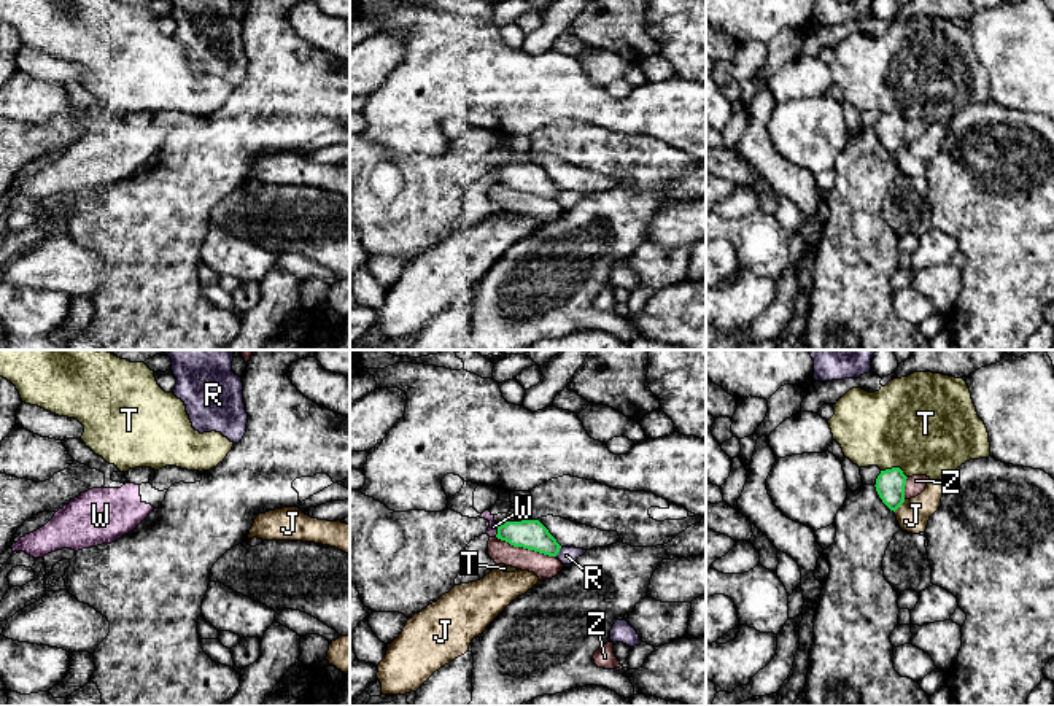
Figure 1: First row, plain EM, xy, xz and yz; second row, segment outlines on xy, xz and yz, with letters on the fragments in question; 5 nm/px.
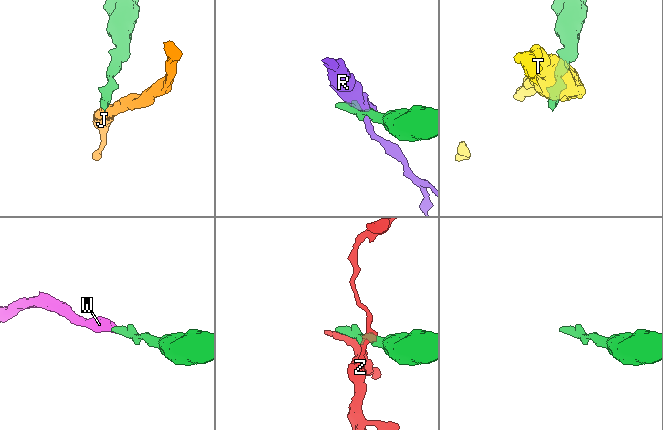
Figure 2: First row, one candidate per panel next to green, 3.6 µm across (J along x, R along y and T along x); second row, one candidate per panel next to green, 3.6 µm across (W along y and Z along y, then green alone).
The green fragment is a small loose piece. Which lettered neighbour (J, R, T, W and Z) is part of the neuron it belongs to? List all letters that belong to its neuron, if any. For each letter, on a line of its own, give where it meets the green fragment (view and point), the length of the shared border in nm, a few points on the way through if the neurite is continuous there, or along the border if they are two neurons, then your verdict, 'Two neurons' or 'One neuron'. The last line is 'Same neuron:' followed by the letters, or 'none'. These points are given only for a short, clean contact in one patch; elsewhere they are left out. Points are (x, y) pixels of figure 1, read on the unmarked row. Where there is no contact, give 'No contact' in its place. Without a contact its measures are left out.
J: Touches green at yz (898, 150). Shared border 90 nm. Boundary: yz (905, 143), (894, 155). Two neurons
R: Touches green at xz (558, 194). Shared border 60 nm. Two neurons
T: Touches green at yz (895, 112). Shared border 140 nm. Two neurons
W: Touches green at xz (498, 175). Shared border 70 nm. Path across: xz (531, 178), (498, 175), (492, 175). One neuron
Z: Touches green at xz (526, 191). Shared border 320 nm. Two neurons
Same neuron: W

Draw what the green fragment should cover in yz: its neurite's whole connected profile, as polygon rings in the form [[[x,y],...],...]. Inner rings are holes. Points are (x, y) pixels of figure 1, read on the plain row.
[[[900,111],[881,114],[876,122],[874,130],[879,142],[893,156],[905,146],[906,122]]]

